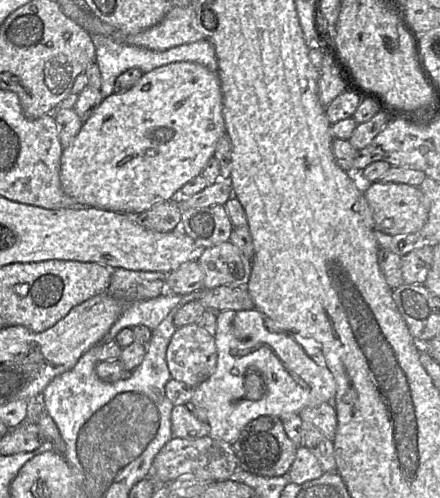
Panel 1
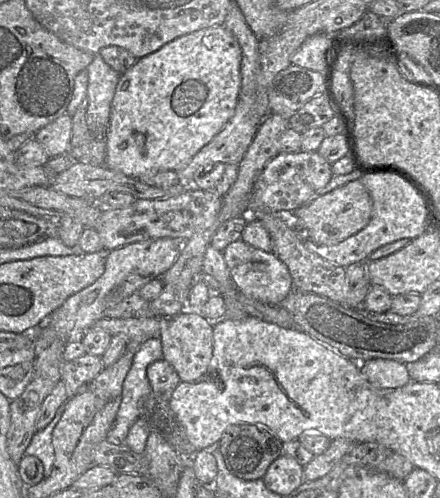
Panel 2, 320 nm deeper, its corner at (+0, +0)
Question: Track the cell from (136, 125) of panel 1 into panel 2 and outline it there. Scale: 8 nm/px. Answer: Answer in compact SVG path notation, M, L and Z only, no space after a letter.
M224 25L213 26L183 35L165 44L159 50L137 59L135 64L121 74L111 103L111 113L106 136L105 166L126 176L139 179L144 175L153 175L158 171L179 171L223 129L234 115L241 90L242 51L238 41Z

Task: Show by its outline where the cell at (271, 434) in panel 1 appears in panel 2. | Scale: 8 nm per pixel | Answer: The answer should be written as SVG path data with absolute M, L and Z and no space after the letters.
M248 423L229 426L218 442L226 466L238 478L244 480L261 479L270 464L283 455L283 442L268 429Z

